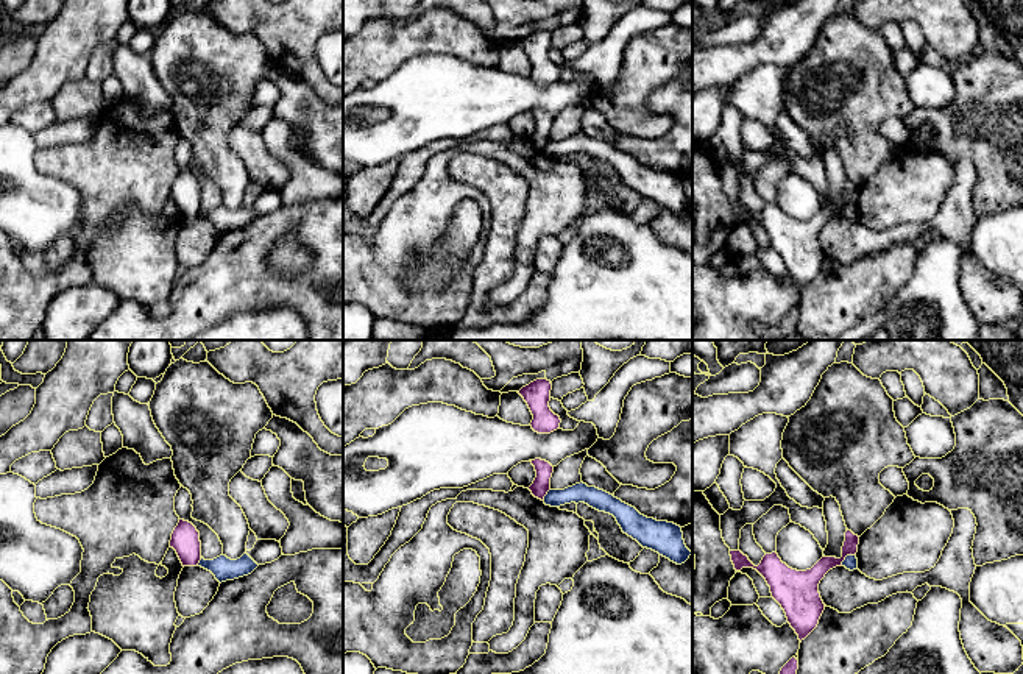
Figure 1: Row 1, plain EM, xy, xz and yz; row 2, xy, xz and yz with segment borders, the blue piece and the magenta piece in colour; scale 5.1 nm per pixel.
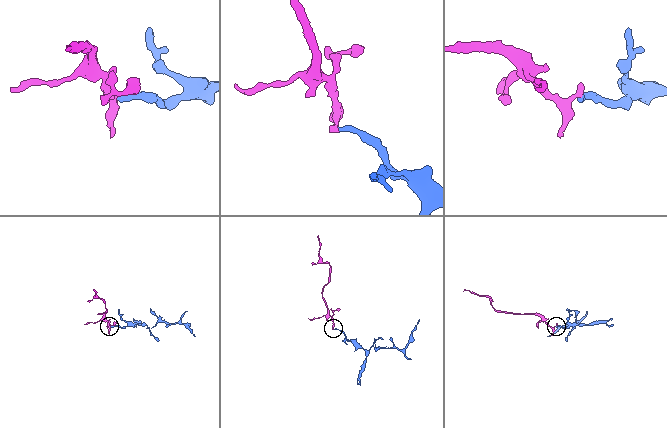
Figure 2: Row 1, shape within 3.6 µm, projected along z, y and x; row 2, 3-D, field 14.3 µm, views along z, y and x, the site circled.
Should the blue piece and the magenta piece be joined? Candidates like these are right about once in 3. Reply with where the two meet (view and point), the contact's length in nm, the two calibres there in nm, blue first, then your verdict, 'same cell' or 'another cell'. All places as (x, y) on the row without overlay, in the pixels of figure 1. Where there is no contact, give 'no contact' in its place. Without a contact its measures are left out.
yz (847, 206) | 90 nm | 70/130 nm | another cell

